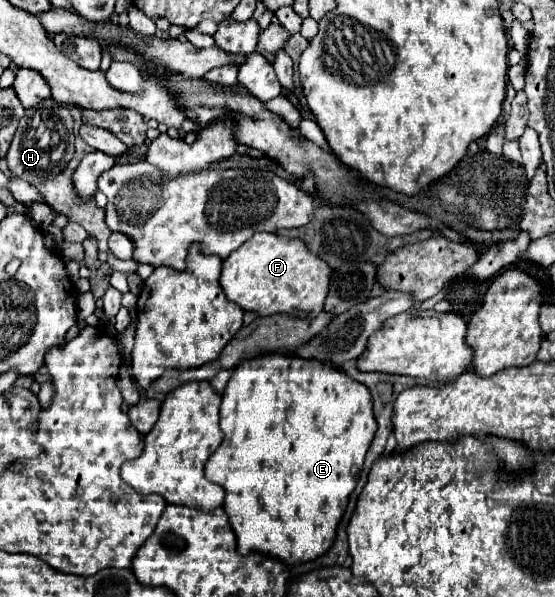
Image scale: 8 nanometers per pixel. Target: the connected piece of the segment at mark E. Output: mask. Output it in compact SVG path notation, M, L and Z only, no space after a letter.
M286 353L246 359L232 371L222 393L220 427L224 441L208 457L204 477L226 491L222 507L236 533L238 551L242 555L256 551L278 559L286 567L324 555L334 543L336 527L376 433L368 389L332 365L296 359Z

